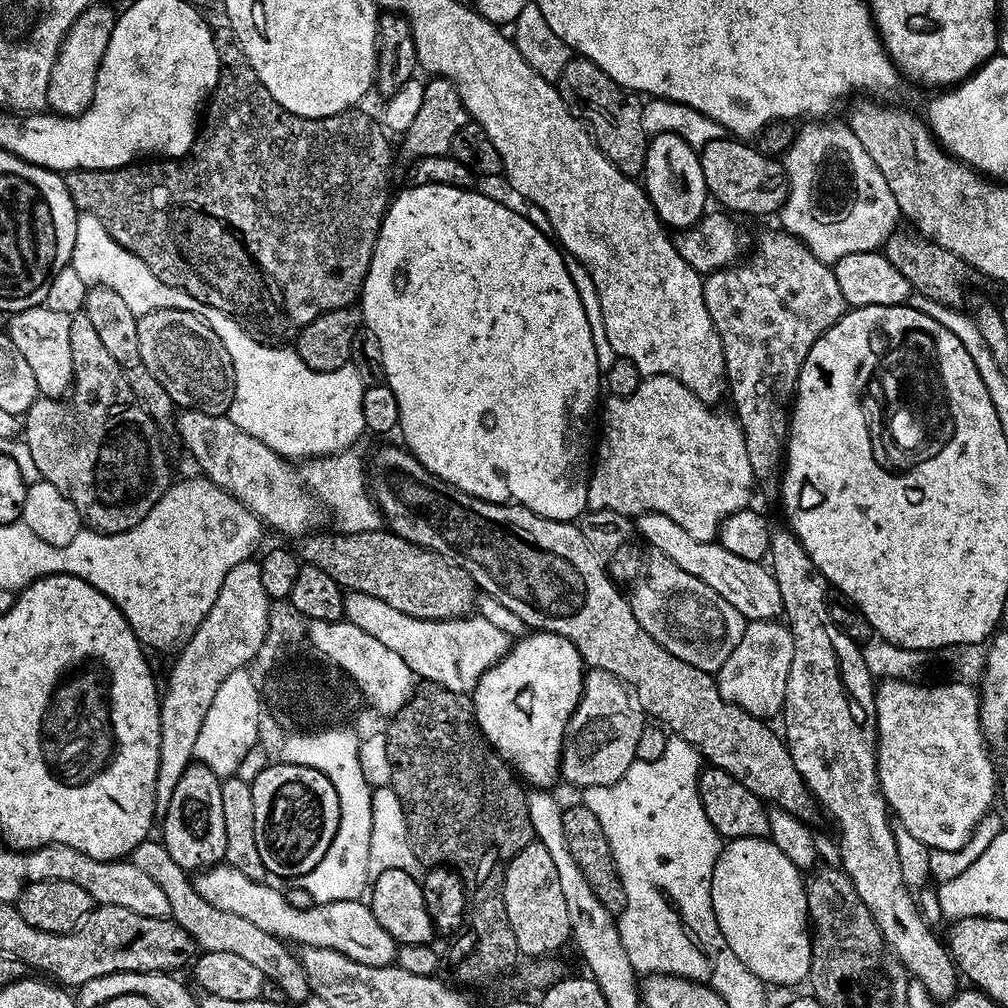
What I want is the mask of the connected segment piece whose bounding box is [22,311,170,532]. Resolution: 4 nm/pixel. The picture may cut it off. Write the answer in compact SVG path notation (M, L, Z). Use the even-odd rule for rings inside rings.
M83 311L71 315L70 352L73 383L68 397L37 397L36 403L23 417L23 443L27 444L34 466L38 466L40 479L58 486L78 510L83 523L93 532L125 532L146 514L162 498L170 483L168 456L160 445L158 425L146 415L134 398L129 380L125 378L123 365L102 348L94 326Z

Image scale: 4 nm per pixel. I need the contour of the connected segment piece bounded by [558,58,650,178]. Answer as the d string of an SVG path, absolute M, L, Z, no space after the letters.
M573 58L566 62L558 81L558 91L568 112L587 128L601 154L622 174L633 178L644 171L650 136L642 128L643 103L637 93L618 86L594 62Z

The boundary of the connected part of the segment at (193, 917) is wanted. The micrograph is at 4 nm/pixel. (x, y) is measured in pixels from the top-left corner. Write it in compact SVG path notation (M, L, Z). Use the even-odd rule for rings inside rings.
M149 838L137 844L136 849L132 851L130 863L138 866L138 870L146 870L146 874L150 874L150 878L154 878L158 886L162 886L162 891L166 893L166 898L170 902L171 919L175 920L178 926L182 926L186 934L190 934L197 949L204 952L238 954L238 958L246 958L250 966L258 966L265 980L278 982L278 986L286 990L289 1001L304 1002L309 999L308 980L304 976L304 968L300 964L299 955L279 937L266 934L266 930L254 926L254 922L246 918L238 918L238 914L218 910L218 906L212 906L210 902L206 902L206 898L202 898L202 894L194 890L189 873L179 868L174 858L170 858L163 842Z

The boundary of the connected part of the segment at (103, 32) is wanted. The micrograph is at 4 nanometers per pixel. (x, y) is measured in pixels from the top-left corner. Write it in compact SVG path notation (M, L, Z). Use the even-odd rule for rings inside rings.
M93 2L78 18L66 34L58 56L54 62L54 70L50 70L50 86L48 87L48 108L57 116L81 116L92 105L98 70L102 66L102 58L106 54L106 46L110 46L112 31L116 25L117 13L111 12L106 5Z

